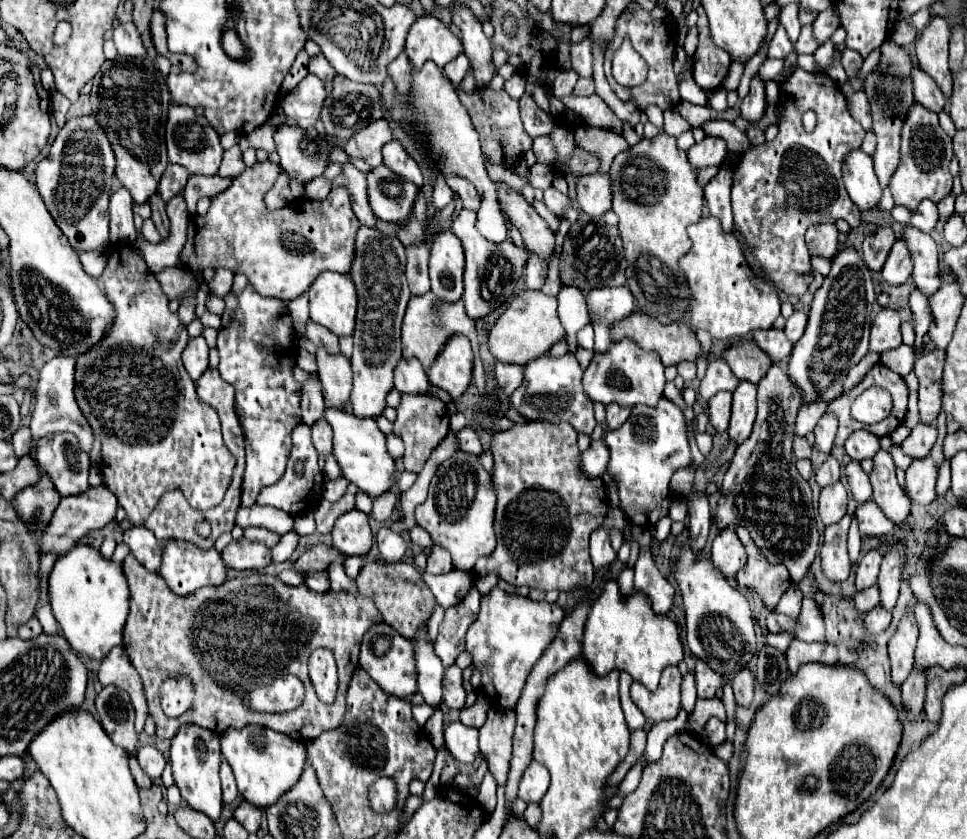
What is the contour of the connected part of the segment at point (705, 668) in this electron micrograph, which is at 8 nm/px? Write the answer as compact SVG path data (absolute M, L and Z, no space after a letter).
M700 660L696 662L694 678L696 678L698 698L712 698L714 692L722 686L722 676L718 676L718 672L710 670L710 666L708 664L702 664Z

